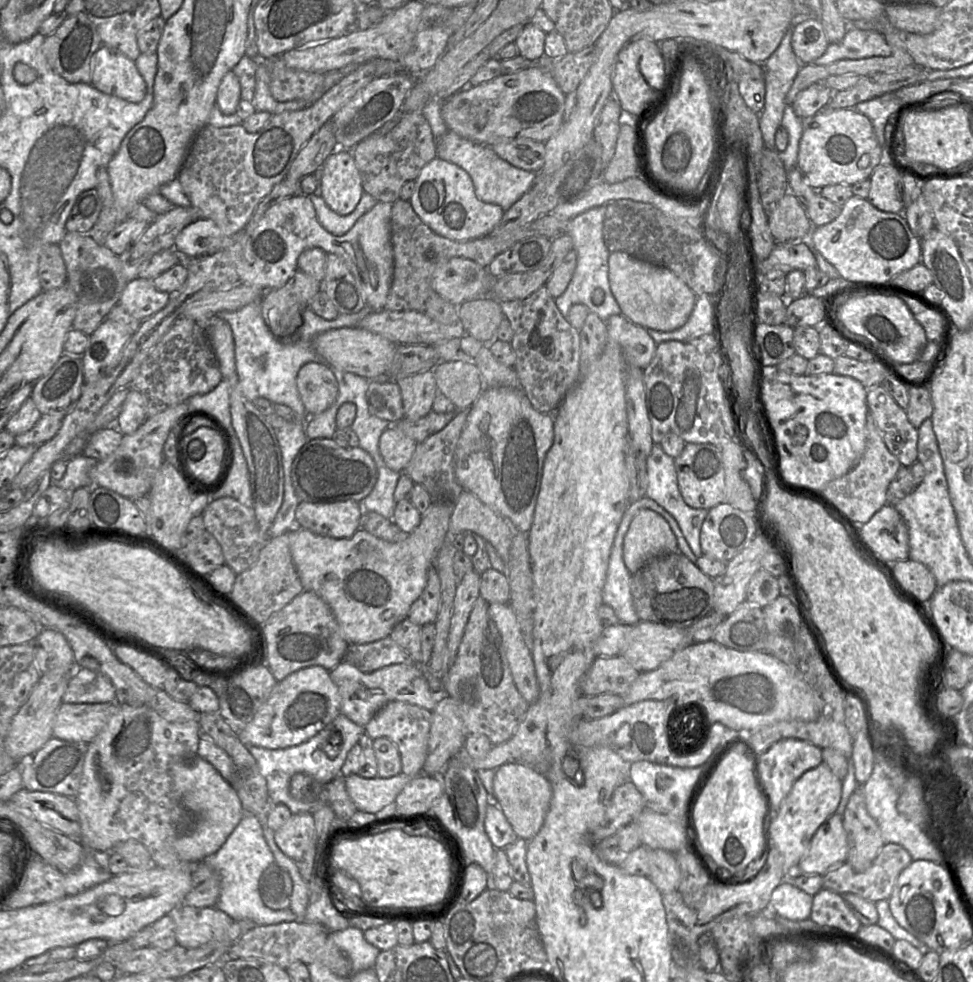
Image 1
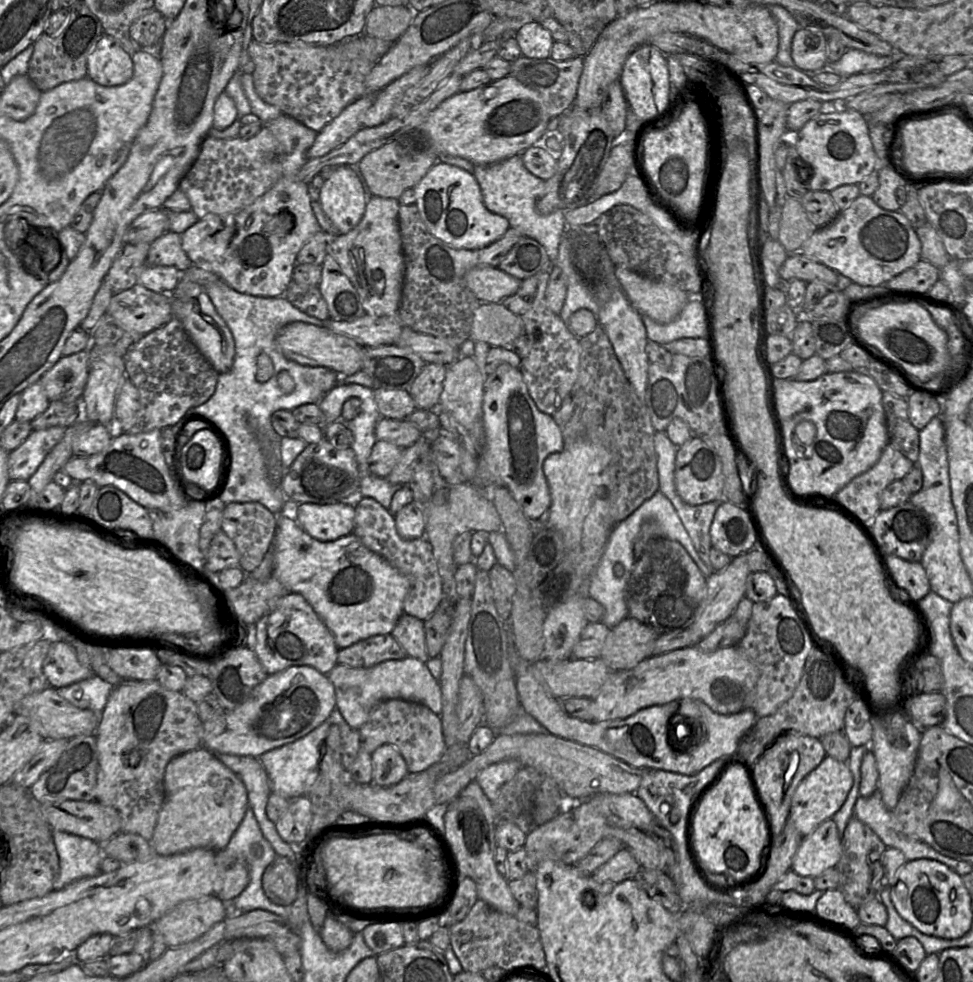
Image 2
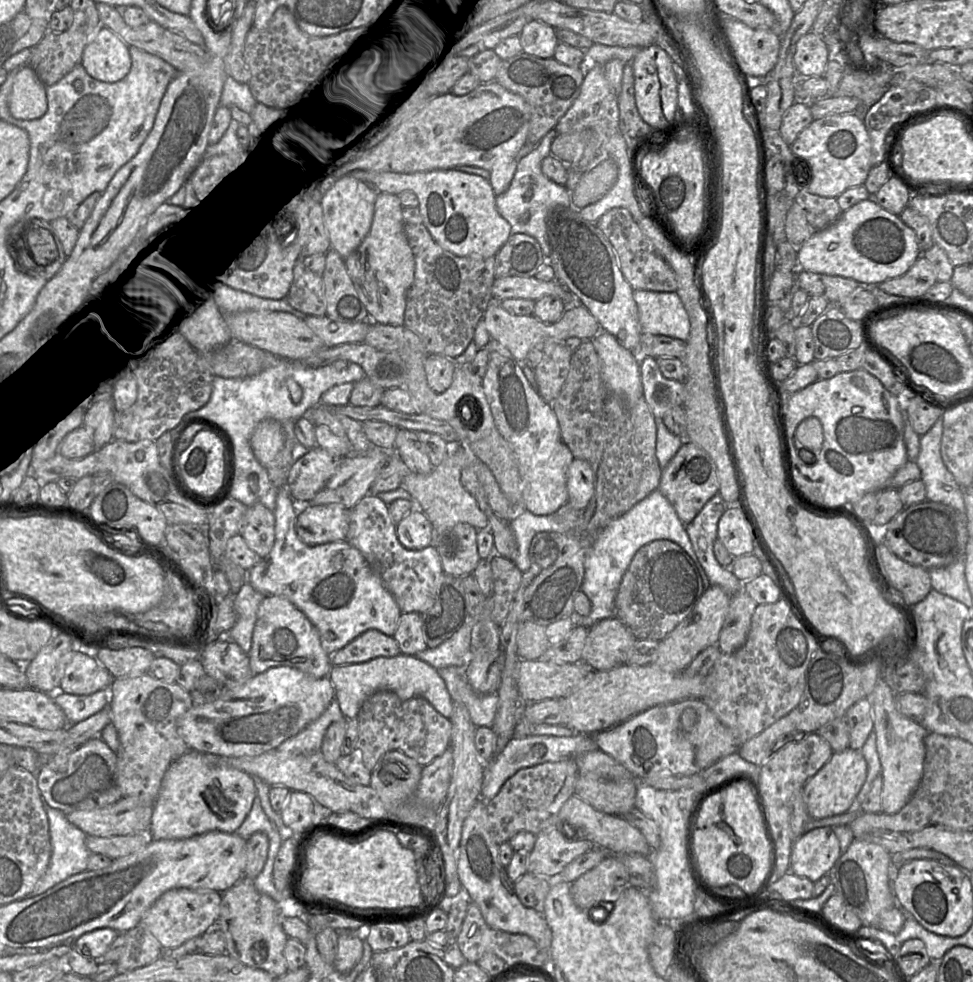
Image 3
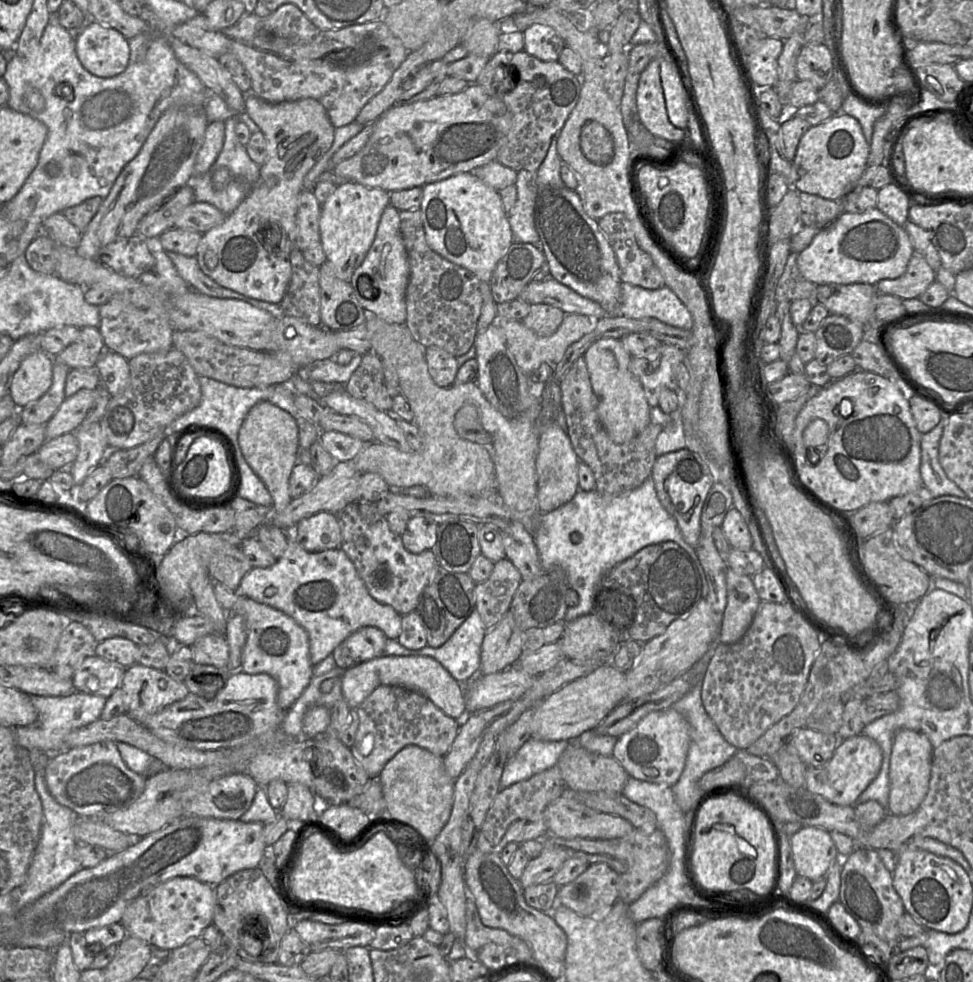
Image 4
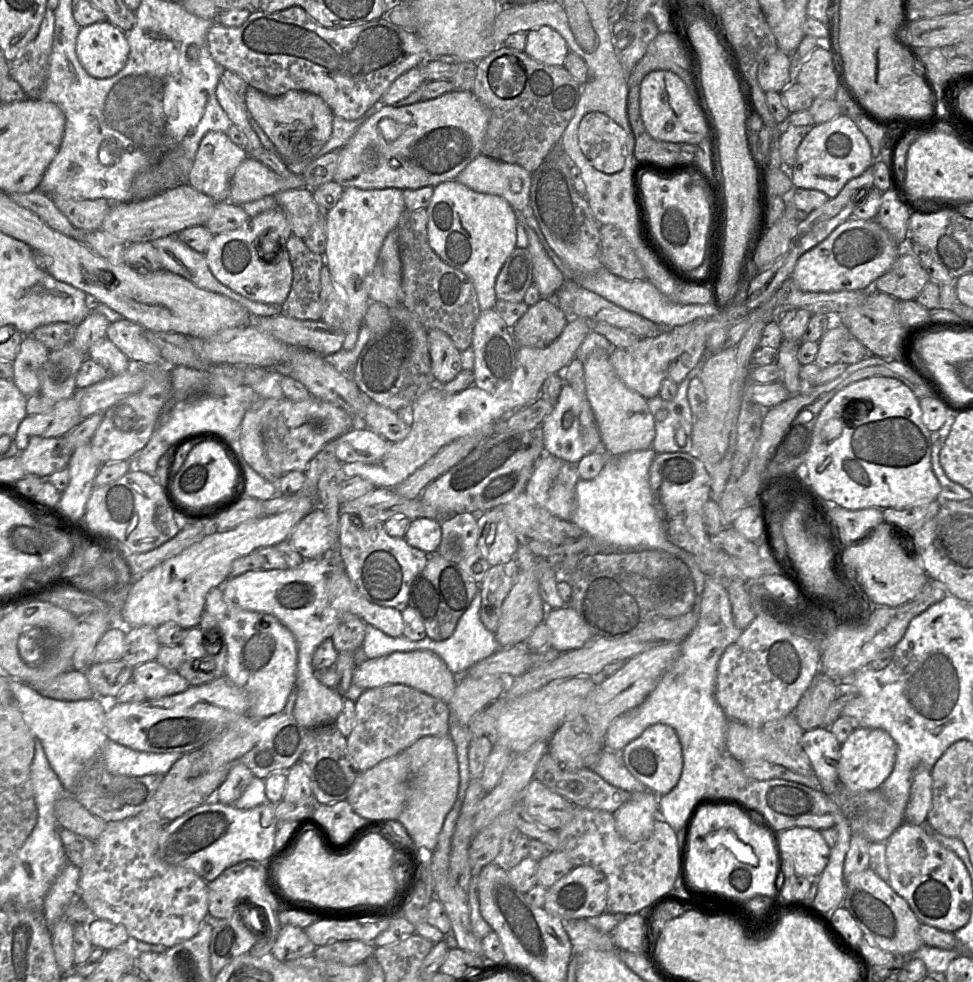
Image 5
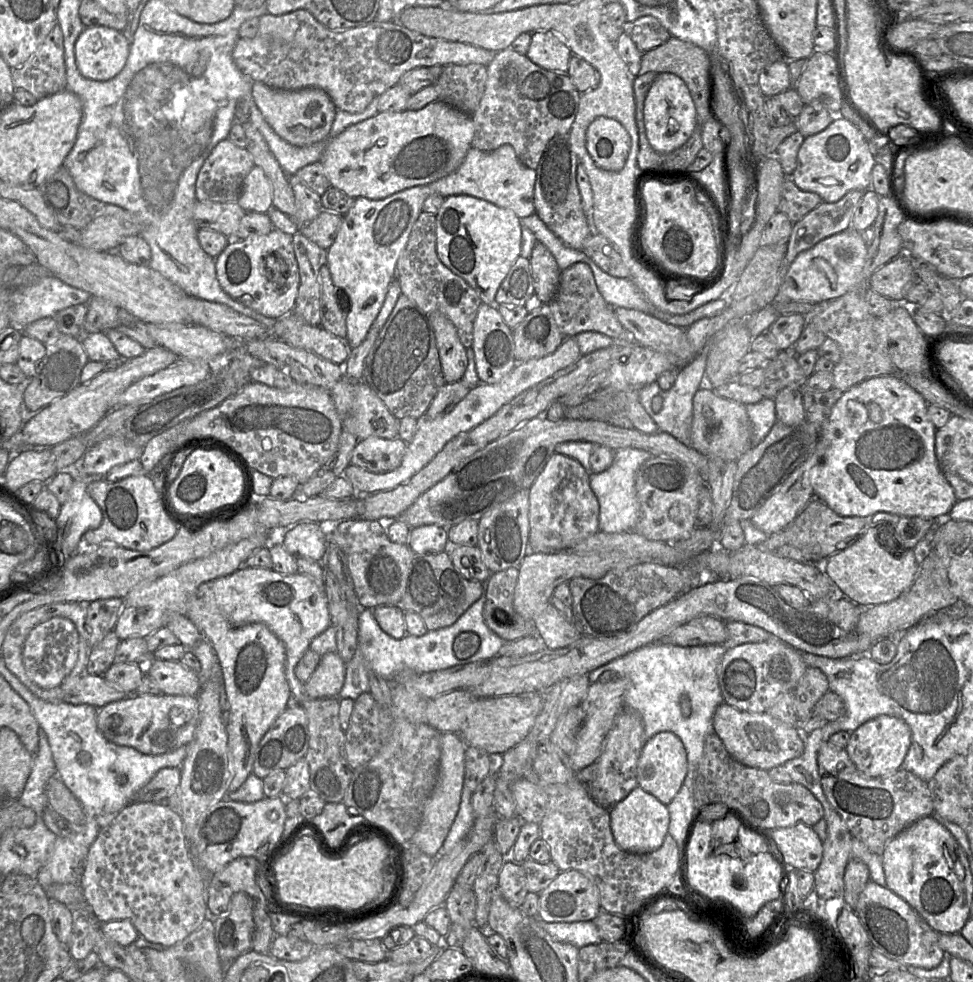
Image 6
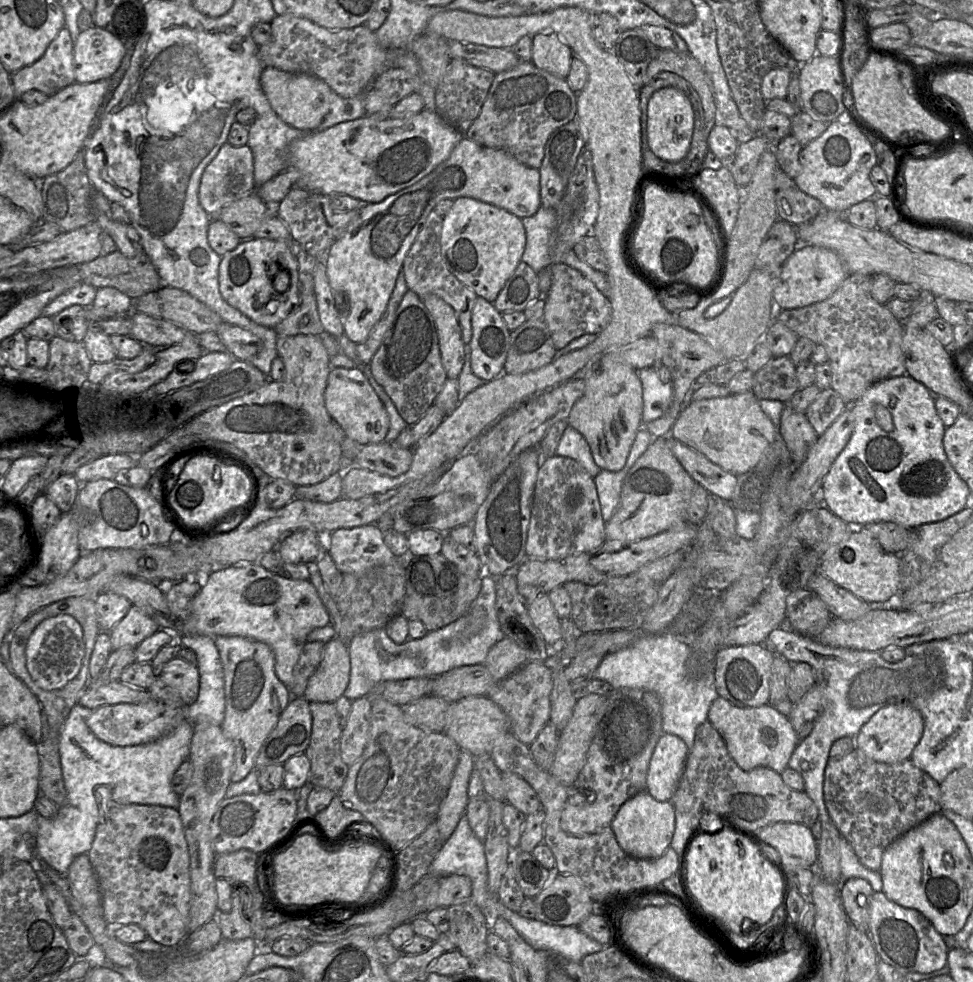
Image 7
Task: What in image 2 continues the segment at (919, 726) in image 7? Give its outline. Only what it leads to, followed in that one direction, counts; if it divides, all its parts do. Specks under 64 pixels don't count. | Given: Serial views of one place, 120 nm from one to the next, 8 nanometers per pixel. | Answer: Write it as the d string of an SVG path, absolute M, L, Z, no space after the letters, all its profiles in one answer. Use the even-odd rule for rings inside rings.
M827 756L797 786L792 797L789 819L805 837L825 820L830 819L844 804L853 785L853 775L847 762Z

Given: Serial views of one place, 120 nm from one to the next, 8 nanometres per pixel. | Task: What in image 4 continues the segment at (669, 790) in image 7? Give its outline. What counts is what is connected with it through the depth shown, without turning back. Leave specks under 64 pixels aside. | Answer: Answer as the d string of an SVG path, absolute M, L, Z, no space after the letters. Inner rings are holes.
M668 708L649 713L633 729L618 737L612 757L630 777L673 786L684 770L689 744L688 722L675 709Z

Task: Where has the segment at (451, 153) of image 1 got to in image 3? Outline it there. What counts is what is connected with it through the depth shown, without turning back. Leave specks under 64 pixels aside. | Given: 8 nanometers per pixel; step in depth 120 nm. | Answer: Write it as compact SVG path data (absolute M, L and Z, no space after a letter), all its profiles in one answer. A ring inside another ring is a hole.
M550 130L539 144L522 157L516 167L508 189L495 197L500 215L510 224L512 234L526 234L533 237L541 247L545 261L549 260L550 247L547 238L547 216L557 206L572 207L571 192L564 185L548 179L541 170L542 160L551 155L551 144L557 133ZM531 190L532 196L525 200L525 193Z

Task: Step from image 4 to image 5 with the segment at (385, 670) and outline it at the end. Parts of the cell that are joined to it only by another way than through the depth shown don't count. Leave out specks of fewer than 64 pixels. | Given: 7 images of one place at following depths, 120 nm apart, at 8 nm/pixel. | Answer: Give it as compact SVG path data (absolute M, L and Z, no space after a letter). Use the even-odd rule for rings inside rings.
M431 651L394 652L387 656L367 659L353 672L352 684L369 690L391 684L402 684L426 693L448 704L452 699L457 677L450 672L446 664Z

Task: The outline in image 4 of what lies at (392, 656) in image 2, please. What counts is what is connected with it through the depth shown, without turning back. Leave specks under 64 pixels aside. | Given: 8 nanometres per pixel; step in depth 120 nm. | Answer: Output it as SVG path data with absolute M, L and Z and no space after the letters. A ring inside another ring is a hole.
M373 626L361 627L332 652L336 665L346 670L361 662L383 655L387 637L378 628Z

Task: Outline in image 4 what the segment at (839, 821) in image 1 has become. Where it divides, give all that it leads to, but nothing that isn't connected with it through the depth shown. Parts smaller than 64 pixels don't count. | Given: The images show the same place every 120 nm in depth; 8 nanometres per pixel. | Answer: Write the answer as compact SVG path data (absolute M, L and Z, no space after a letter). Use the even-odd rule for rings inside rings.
M804 826L790 836L797 876L812 882L824 879L838 851L830 833L816 826Z

